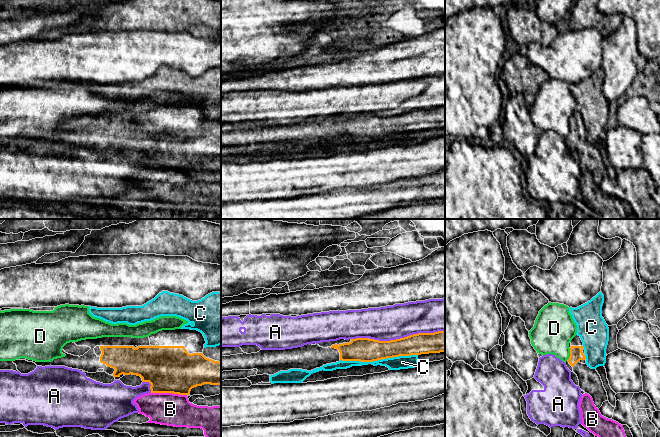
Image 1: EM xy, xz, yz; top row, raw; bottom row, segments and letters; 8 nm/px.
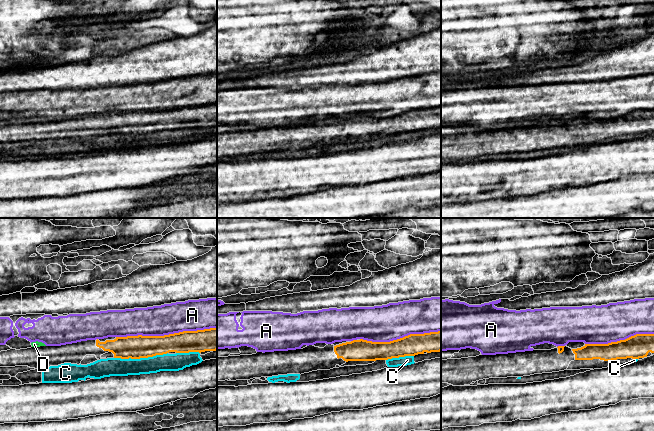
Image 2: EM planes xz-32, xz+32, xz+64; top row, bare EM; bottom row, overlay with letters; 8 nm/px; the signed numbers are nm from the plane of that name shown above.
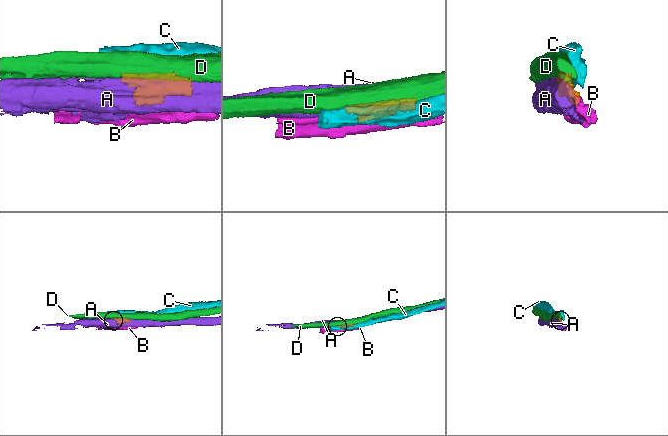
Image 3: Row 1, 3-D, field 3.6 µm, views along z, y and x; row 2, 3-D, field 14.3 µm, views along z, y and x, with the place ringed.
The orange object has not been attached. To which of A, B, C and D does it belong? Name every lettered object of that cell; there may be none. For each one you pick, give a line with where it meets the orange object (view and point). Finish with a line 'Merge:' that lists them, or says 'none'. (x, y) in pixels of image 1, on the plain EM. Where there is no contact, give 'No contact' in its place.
Merge: none

